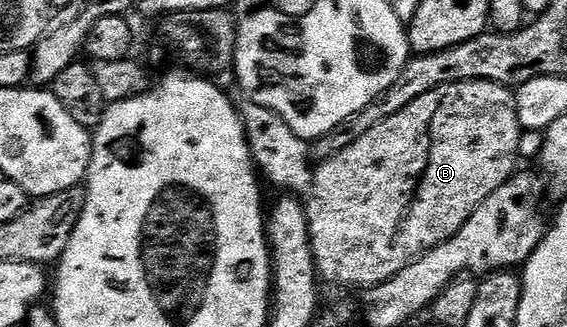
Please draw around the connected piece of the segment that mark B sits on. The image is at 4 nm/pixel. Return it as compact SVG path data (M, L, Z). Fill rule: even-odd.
M458 82L437 88L433 92L425 92L413 104L401 108L393 116L389 116L381 124L369 128L365 136L353 140L349 148L342 150L340 154L332 154L331 157L322 159L314 167L315 177L314 190L319 200L319 216L315 220L314 226L311 227L311 247L315 250L315 265L322 277L331 282L340 282L343 286L363 286L370 288L380 286L383 282L388 282L394 278L397 272L401 272L408 262L416 259L421 254L440 246L445 240L449 240L453 235L458 234L460 228L477 212L477 208L501 184L505 184L511 179L511 175L516 173L520 165L521 157L519 154L519 141L522 138L524 129L519 124L517 114L517 100L515 99L515 90L509 86L502 86L496 82Z

